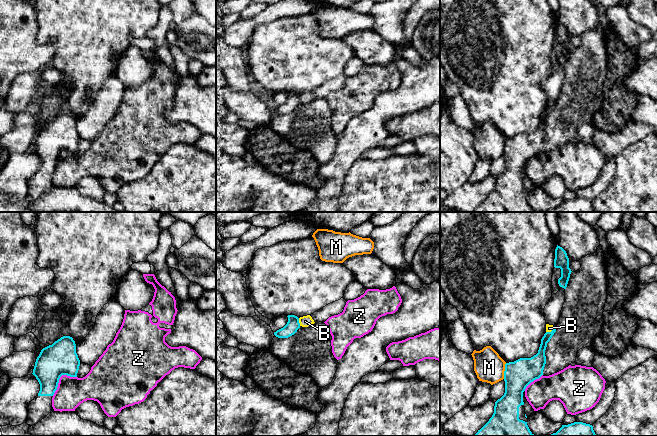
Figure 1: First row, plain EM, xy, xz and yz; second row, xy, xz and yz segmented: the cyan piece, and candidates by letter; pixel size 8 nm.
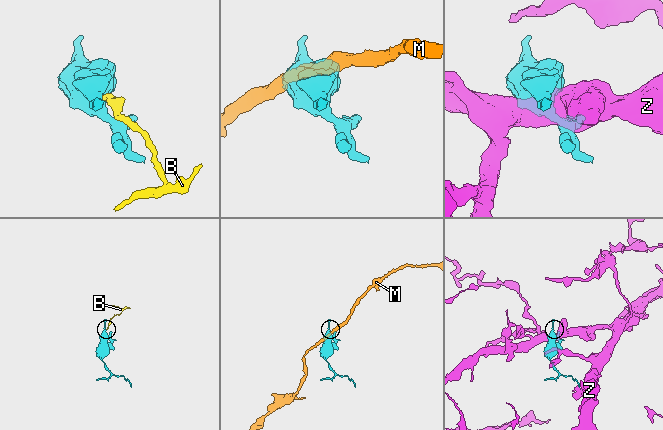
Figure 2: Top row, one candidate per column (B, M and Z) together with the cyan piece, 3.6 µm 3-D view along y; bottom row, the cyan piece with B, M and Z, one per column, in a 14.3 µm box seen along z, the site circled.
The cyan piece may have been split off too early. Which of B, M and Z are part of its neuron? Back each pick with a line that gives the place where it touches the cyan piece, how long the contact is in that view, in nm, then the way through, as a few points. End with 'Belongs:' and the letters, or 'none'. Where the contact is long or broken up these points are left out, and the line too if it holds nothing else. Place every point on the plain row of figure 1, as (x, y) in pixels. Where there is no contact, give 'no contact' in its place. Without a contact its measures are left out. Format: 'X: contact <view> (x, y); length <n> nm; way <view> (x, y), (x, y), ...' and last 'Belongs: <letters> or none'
Belongs: none

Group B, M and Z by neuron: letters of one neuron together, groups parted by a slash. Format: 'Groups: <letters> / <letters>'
Groups: B / M / Z

